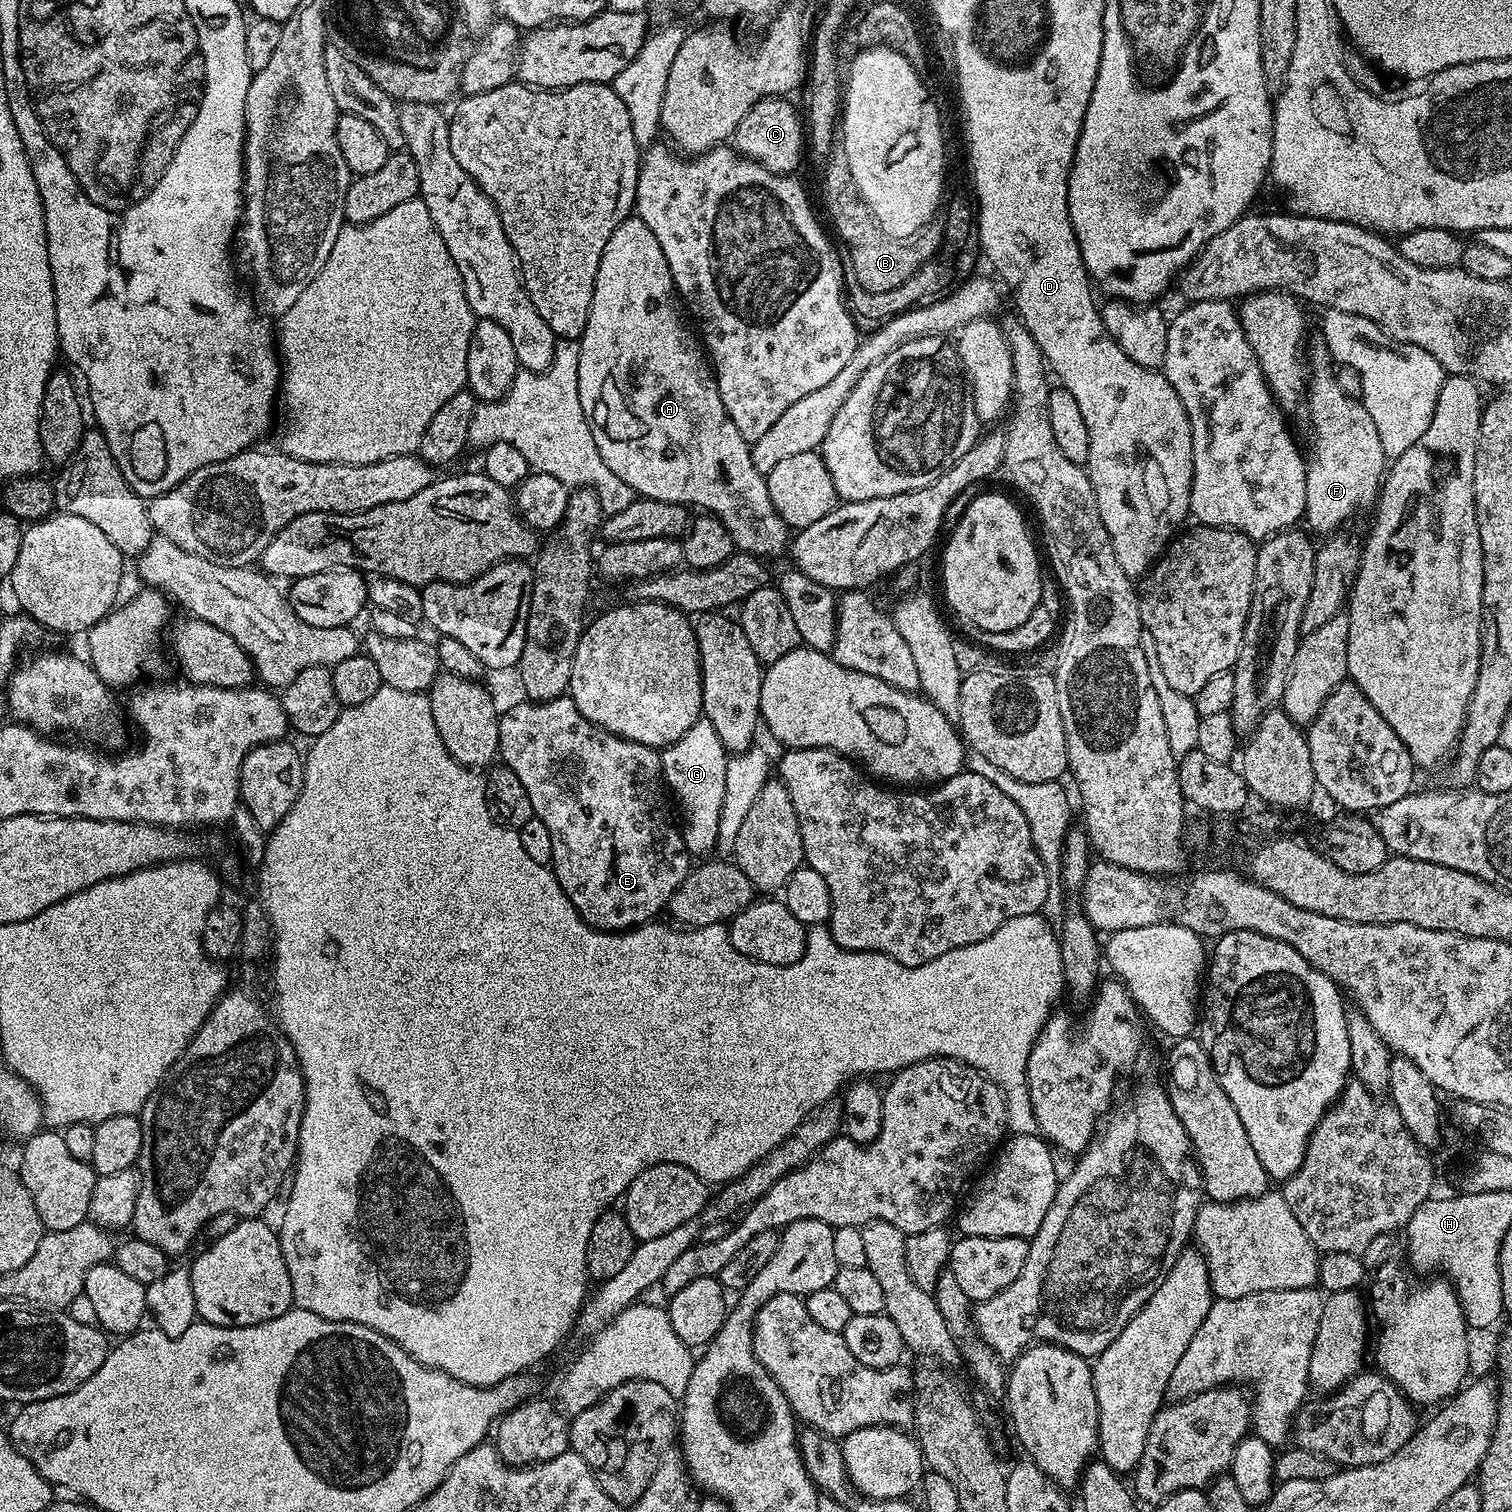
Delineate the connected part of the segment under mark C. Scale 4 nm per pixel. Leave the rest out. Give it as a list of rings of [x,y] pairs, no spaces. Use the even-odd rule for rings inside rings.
[[[765,98],[759,100],[756,105],[746,114],[746,118],[742,118],[742,122],[738,122],[736,134],[734,137],[734,147],[737,152],[753,159],[760,161],[762,166],[766,166],[772,172],[781,174],[792,174],[797,170],[800,164],[800,155],[806,152],[806,128],[800,118],[802,116],[796,113],[796,108],[791,104],[788,98]]]

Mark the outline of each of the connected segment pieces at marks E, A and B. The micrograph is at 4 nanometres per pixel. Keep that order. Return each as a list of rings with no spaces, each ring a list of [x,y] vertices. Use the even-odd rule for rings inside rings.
[[[571,695],[523,703],[500,712],[498,756],[518,774],[526,794],[530,794],[535,818],[518,830],[526,854],[534,862],[550,865],[566,898],[574,902],[580,917],[592,927],[623,932],[655,921],[690,871],[684,833],[677,821],[672,821],[673,809],[666,795],[664,771],[660,769],[660,752],[599,728],[578,710]]]
[[[638,218],[624,220],[610,234],[610,242],[606,242],[606,250],[602,250],[602,262],[598,262],[598,278],[594,282],[594,298],[590,302],[590,314],[586,322],[586,330],[580,335],[580,353],[578,354],[578,398],[582,398],[582,410],[586,414],[586,422],[590,426],[590,434],[594,434],[594,446],[598,446],[598,454],[602,454],[602,462],[626,482],[640,498],[654,498],[662,502],[674,502],[691,506],[696,510],[716,516],[730,530],[732,540],[741,552],[749,552],[761,558],[776,556],[787,549],[790,544],[790,529],[784,519],[770,502],[770,490],[765,473],[760,472],[752,461],[750,441],[738,434],[738,426],[730,422],[730,414],[726,414],[726,406],[722,406],[722,398],[718,394],[716,377],[712,371],[709,357],[698,339],[697,333],[688,329],[684,321],[685,313],[680,313],[676,283],[670,274],[670,266],[666,262],[666,254],[662,254],[662,246],[658,246],[658,238],[654,238],[650,226]]]
[[[822,176],[820,183],[820,196],[824,199],[824,208],[828,211],[827,223],[832,223],[831,231],[840,235],[840,240],[844,243],[844,248],[848,251],[848,260],[846,256],[847,267],[854,270],[854,278],[858,278],[858,286],[862,286],[862,290],[870,290],[874,294],[882,294],[886,290],[894,290],[894,286],[902,286],[902,282],[906,282],[906,278],[910,278],[910,274],[914,274],[914,270],[918,270],[926,262],[936,259],[937,252],[944,242],[946,235],[943,227],[929,227],[923,232],[915,232],[906,238],[890,238],[878,226],[878,222],[873,218],[868,204],[860,197],[860,192],[852,192],[852,181],[848,180],[848,176]]]

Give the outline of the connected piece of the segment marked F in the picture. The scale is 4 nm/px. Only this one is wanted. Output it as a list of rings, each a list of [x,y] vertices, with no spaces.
[[[1316,342],[1310,348],[1310,375],[1306,380],[1307,408],[1308,420],[1312,423],[1312,456],[1310,452],[1306,460],[1308,473],[1304,520],[1313,533],[1331,534],[1341,531],[1355,512],[1363,508],[1371,509],[1375,505],[1386,475],[1386,457],[1382,442],[1378,439],[1378,429],[1374,427],[1364,403],[1344,393],[1342,386],[1338,386],[1328,348],[1323,342]]]

